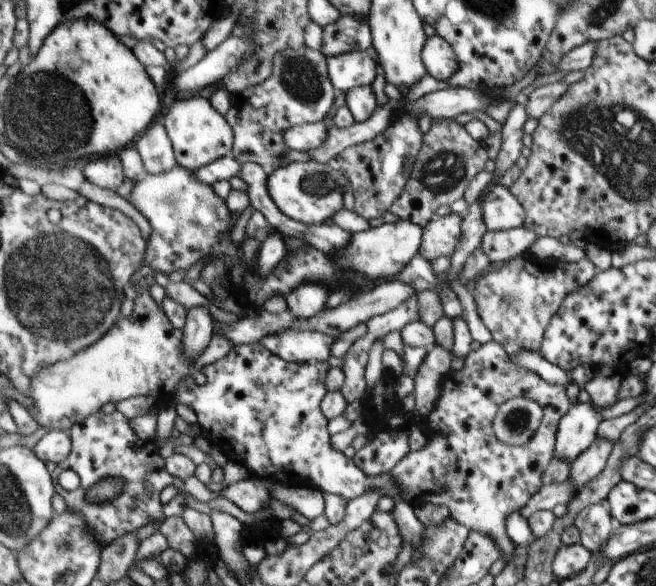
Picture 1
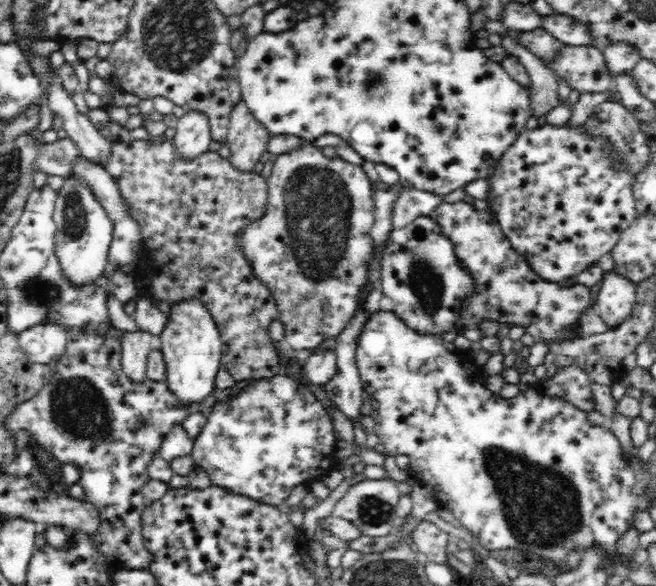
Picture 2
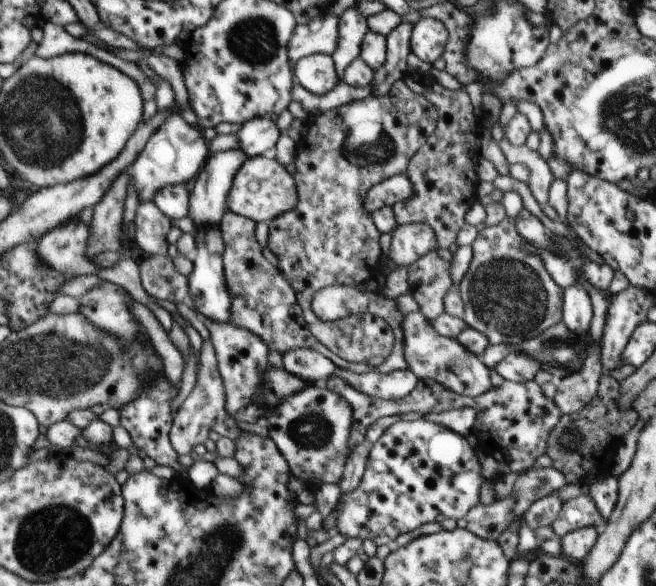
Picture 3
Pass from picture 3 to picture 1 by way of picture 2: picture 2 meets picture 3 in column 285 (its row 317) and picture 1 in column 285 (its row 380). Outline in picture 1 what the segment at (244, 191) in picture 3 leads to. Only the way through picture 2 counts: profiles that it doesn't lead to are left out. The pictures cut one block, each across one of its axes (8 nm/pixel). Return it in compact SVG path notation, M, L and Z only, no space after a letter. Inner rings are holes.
M293 162L283 165L281 168L268 173L268 183L266 188L274 205L288 218L296 220L304 225L322 225L328 218L332 218L338 210L342 210L344 194L342 190L348 186L346 175L331 168L329 164L315 162Z

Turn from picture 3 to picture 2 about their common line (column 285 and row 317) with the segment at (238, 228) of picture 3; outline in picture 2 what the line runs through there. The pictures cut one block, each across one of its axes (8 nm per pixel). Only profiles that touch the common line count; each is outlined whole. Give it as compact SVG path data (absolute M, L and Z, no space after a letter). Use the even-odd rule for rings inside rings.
M305 141L300 148L288 152L288 154L277 155L274 159L272 173L267 180L267 203L263 215L253 221L247 221L247 224L238 232L237 243L239 244L239 250L248 259L254 276L266 286L276 302L280 322L284 325L286 331L284 344L293 351L314 350L324 340L337 338L345 330L350 320L353 320L359 305L362 304L361 296L364 294L366 284L370 282L369 261L370 254L374 249L373 236L370 235L370 231L373 230L373 224L376 222L375 189L361 166L350 164L350 162L346 162L338 156L326 157L321 148L314 146L312 141Z

